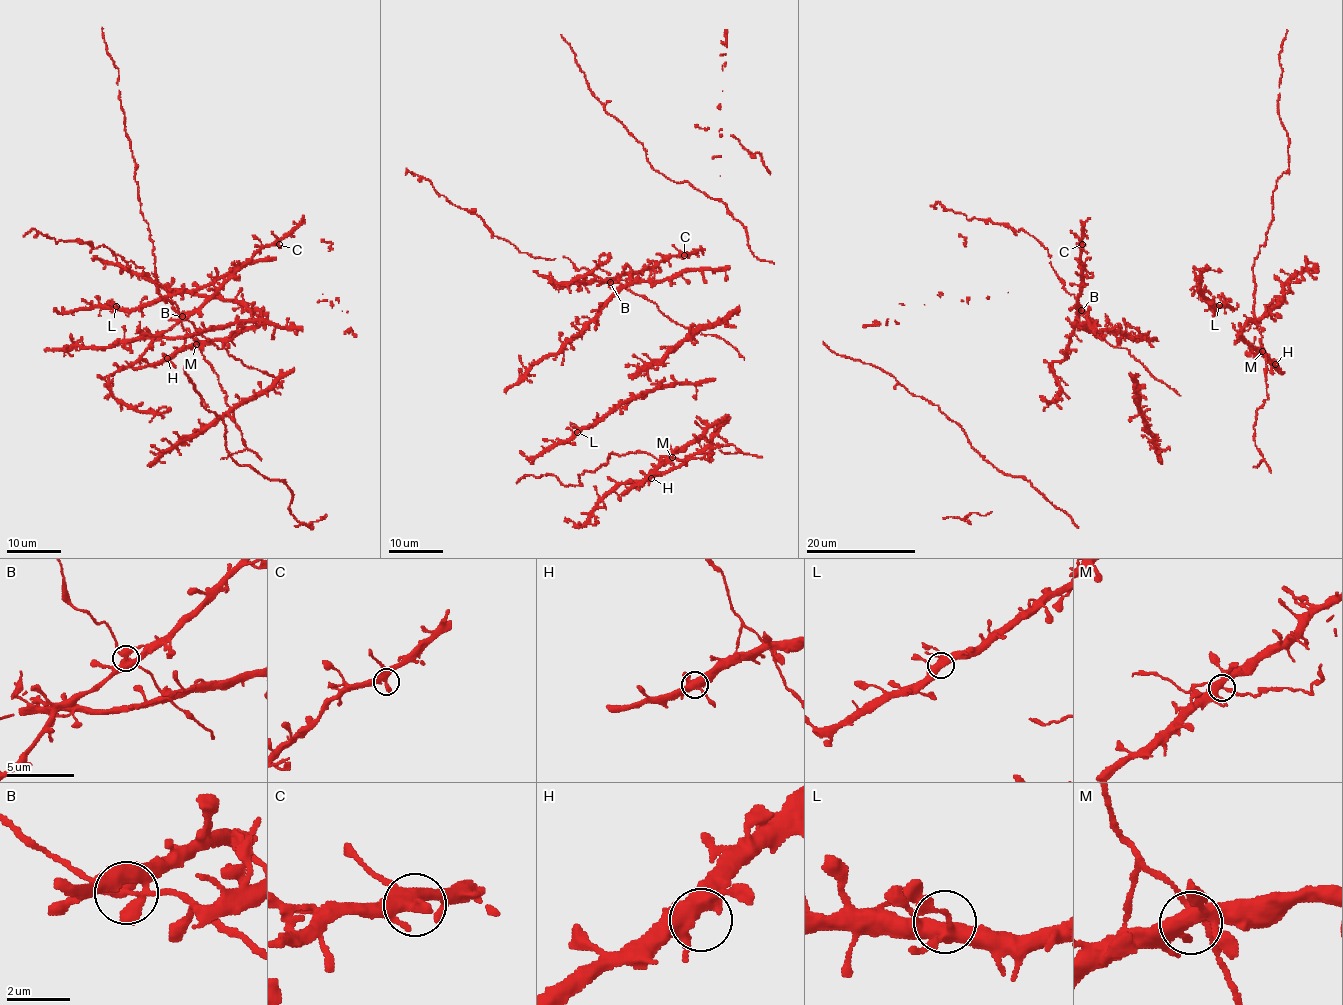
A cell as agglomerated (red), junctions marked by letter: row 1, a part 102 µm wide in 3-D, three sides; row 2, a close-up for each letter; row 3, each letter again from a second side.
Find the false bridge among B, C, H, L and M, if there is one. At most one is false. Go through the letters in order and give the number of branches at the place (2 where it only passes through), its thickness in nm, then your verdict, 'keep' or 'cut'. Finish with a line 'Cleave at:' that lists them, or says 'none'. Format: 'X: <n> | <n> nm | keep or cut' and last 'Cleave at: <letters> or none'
B: 5 | 320 nm | keep
C: 4 | 400 nm | keep
H: 5 | 440 nm | keep
L: 5 | 440 nm | keep
M: 5 | 440 nm | keep
Cleave at: none

